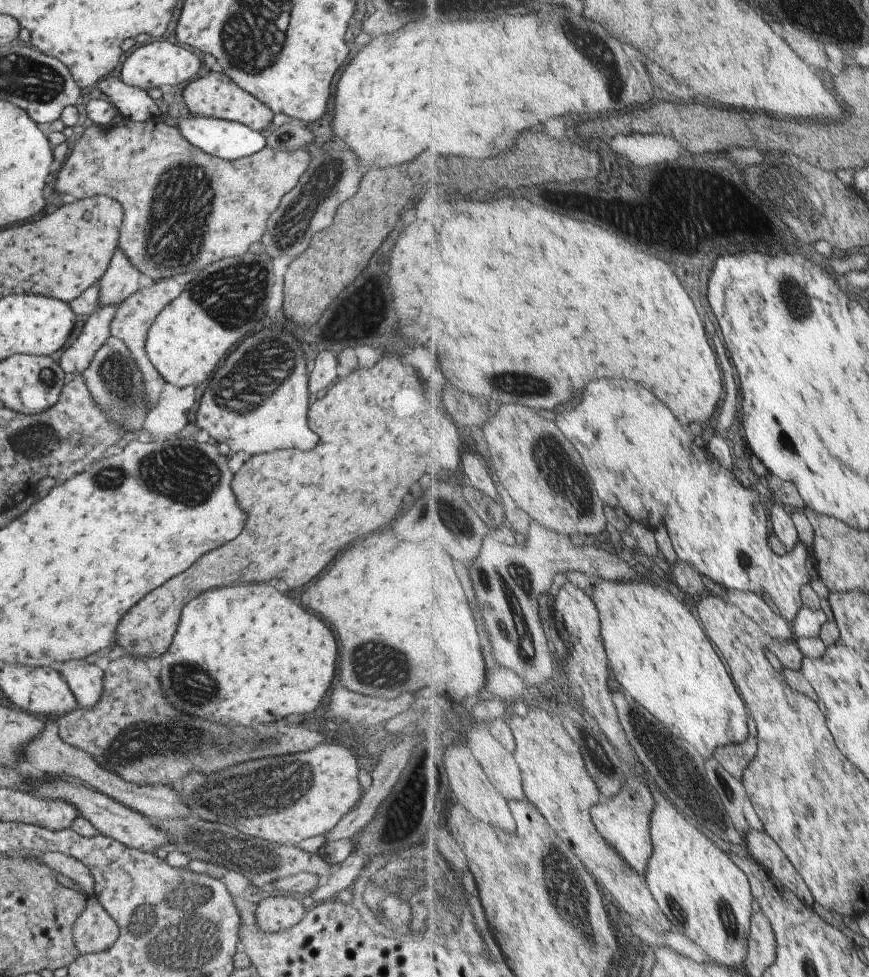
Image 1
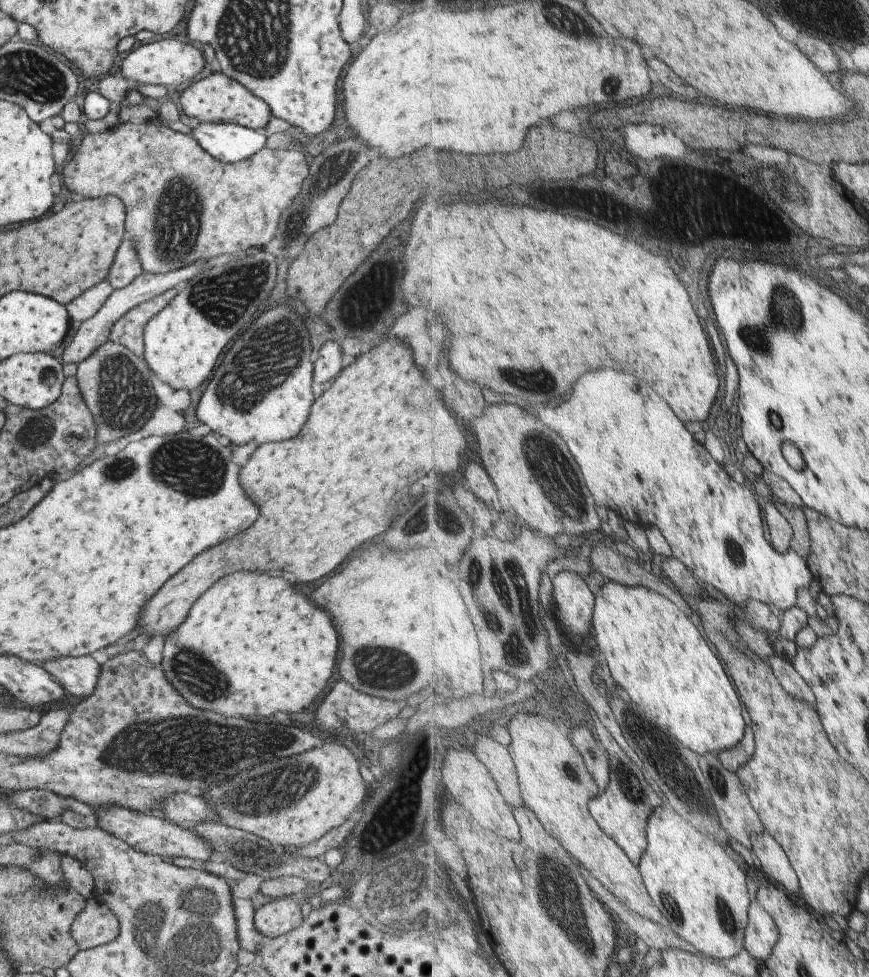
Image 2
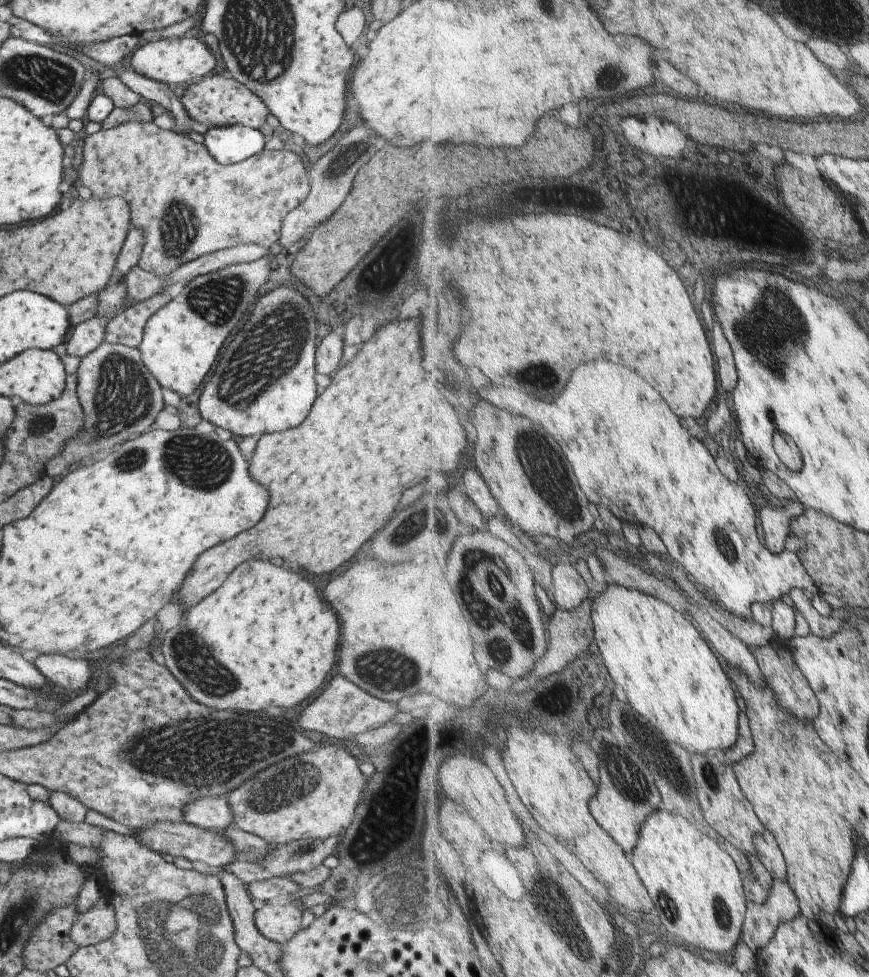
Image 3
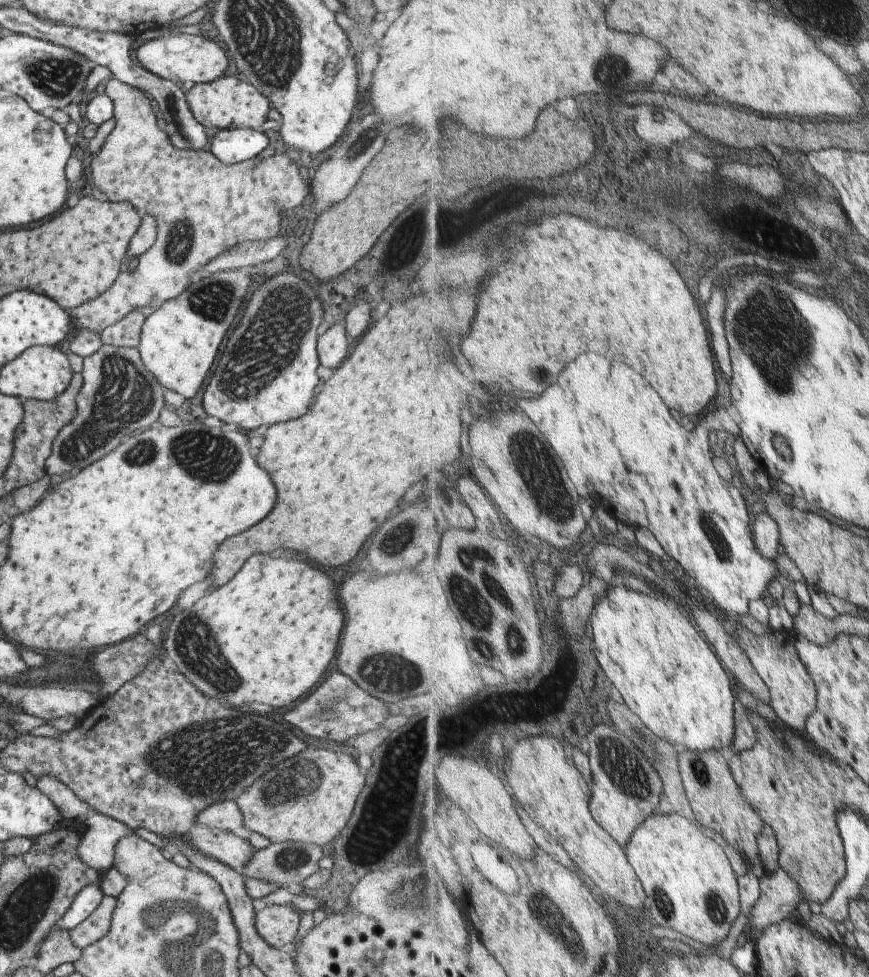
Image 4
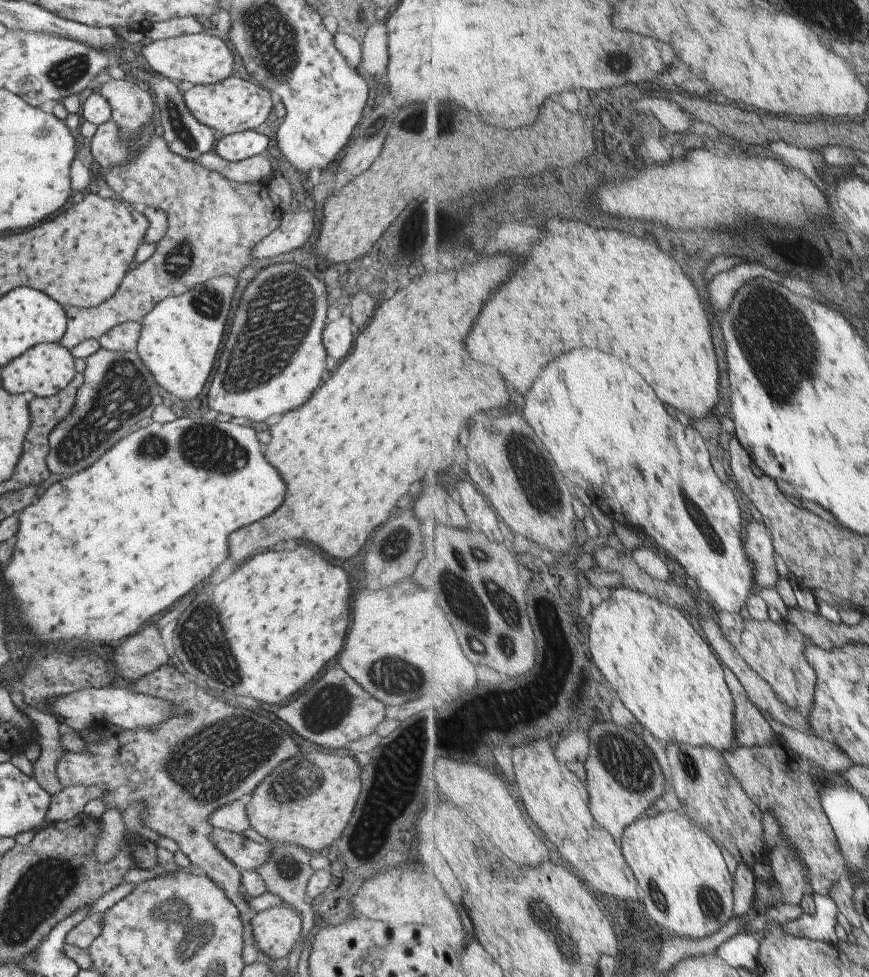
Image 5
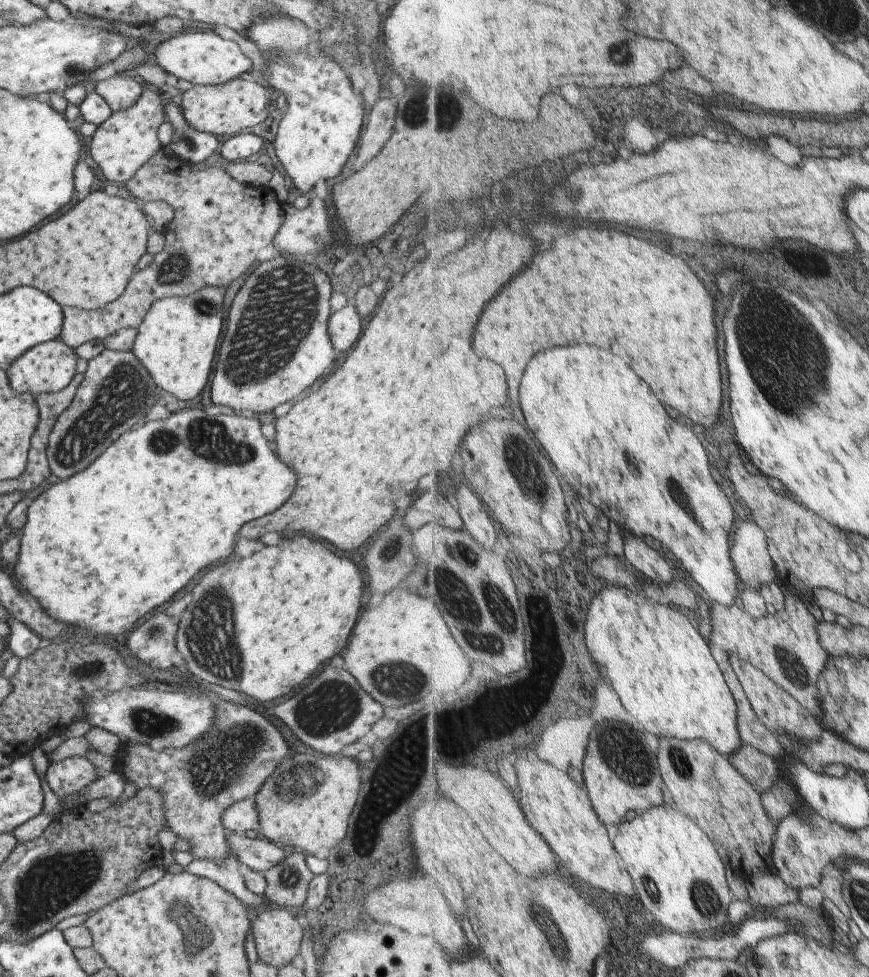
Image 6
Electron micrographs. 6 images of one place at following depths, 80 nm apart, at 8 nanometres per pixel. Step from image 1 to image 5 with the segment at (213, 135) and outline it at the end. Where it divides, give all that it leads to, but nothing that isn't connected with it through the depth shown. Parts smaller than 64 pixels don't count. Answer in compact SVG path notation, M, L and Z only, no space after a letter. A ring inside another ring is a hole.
M253 130L223 135L214 152L225 162L242 161L265 152L269 139Z

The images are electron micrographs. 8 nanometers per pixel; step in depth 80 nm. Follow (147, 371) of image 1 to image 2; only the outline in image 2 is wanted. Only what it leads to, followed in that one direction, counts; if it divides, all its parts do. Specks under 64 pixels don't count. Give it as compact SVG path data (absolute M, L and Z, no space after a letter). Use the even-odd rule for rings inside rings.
M171 287L132 306L111 325L109 339L126 344L133 354L143 360L142 334L145 325L152 316L165 308L176 294L175 287Z

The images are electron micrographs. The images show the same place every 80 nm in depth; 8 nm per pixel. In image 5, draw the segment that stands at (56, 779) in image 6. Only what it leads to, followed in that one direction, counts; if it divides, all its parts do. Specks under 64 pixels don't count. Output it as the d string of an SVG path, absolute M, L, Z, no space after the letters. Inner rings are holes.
M166 663L153 672L138 677L130 684L130 687L127 686L131 691L157 697L159 700L170 703L177 708L174 712L178 715L171 715L166 721L163 721L161 726L157 726L153 730L137 728L137 730L125 732L121 728L105 724L90 726L90 730L105 736L103 742L95 744L95 742L87 742L86 739L82 739L85 743L83 752L65 751L65 754L55 762L55 776L59 780L59 784L64 787L107 784L107 790L103 792L103 798L100 799L103 800L106 807L115 806L117 812L122 812L129 804L141 800L145 804L145 812L143 812L145 827L155 830L162 837L173 840L178 846L178 851L187 856L193 868L197 868L223 890L240 915L249 910L241 896L241 875L234 865L219 852L219 848L215 848L215 842L211 842L213 826L207 822L207 816L211 816L211 812L215 812L217 808L240 799L246 799L257 787L257 782L261 783L273 768L297 755L300 751L297 744L293 742L293 738L285 734L269 718L247 709L229 706L206 693L205 688L201 690L197 686L200 684L191 678L184 678Z

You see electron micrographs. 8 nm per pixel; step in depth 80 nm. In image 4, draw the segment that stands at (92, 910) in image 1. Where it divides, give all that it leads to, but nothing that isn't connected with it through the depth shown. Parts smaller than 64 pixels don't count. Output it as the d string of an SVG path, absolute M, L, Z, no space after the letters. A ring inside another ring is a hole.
M102 895L101 902L99 902L97 908L76 927L67 931L71 942L78 949L82 949L103 938L107 934L113 909L114 898Z

